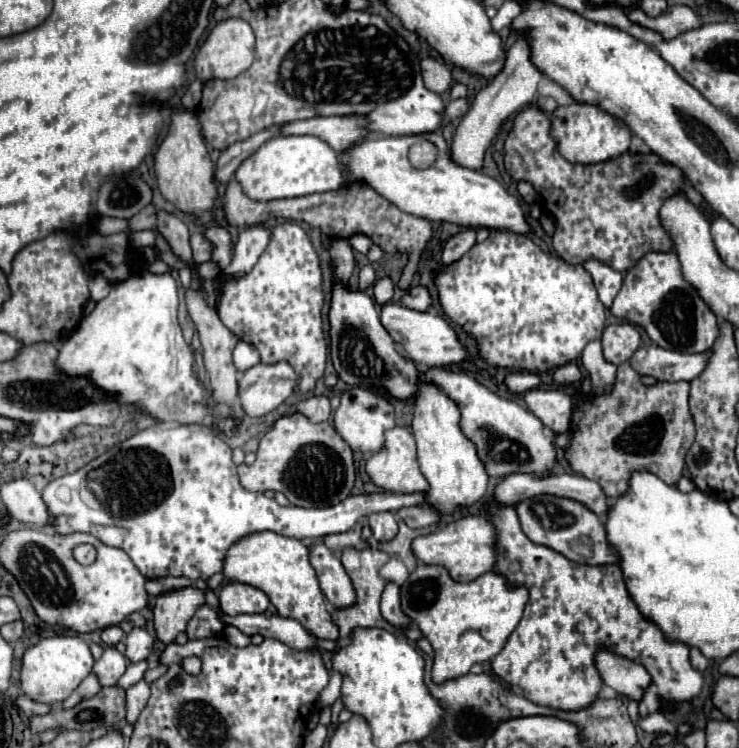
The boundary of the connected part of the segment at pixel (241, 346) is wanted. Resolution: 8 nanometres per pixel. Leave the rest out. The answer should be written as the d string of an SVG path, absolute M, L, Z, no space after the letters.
M239 342L233 350L233 364L239 372L245 372L245 370L253 368L255 364L259 364L259 352L255 350L253 344Z

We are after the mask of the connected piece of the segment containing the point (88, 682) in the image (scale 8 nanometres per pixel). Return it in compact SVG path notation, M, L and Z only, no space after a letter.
M91 672L81 684L79 684L79 688L63 702L63 706L65 708L73 708L75 704L79 704L81 700L85 700L85 698L91 698L91 696L95 696L97 692L101 690L101 684L99 684L99 680L97 680L97 676Z

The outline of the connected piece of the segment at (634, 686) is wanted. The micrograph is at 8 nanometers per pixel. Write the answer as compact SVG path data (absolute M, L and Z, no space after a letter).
M601 650L595 656L597 670L601 672L601 678L607 686L617 690L619 694L627 696L629 700L641 700L645 690L651 686L651 676L643 668L643 664L637 664L633 660L627 660L623 656L617 656L609 650Z

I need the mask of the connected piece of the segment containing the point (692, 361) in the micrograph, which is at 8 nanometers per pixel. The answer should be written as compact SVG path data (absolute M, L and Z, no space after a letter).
M651 344L639 348L629 362L639 374L649 374L661 382L689 382L703 372L705 354L683 354Z

